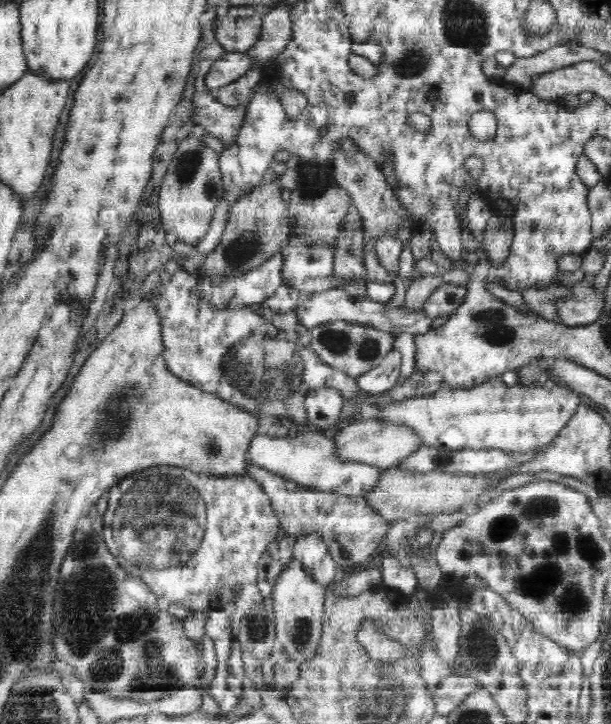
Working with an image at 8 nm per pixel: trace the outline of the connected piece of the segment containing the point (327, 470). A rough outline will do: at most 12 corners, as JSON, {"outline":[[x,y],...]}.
{"outline":[[330,432],[256,434],[248,461],[303,487],[368,496],[384,468]]}

